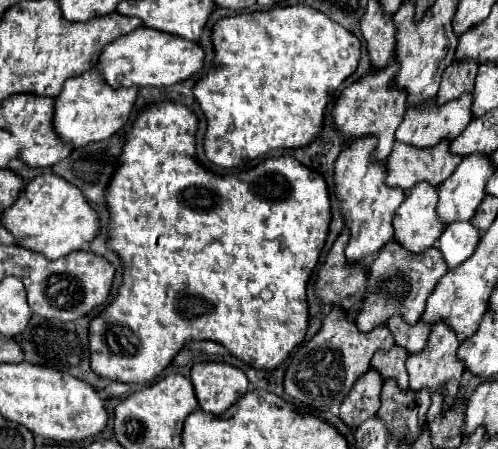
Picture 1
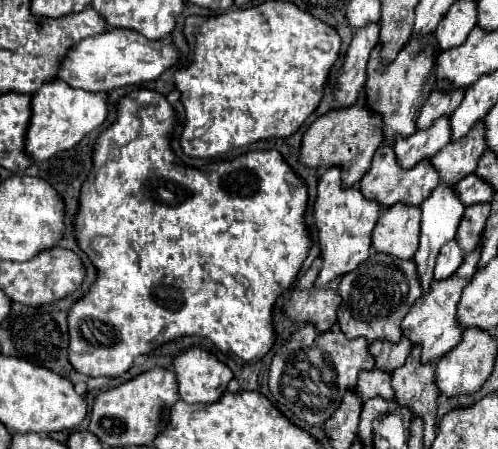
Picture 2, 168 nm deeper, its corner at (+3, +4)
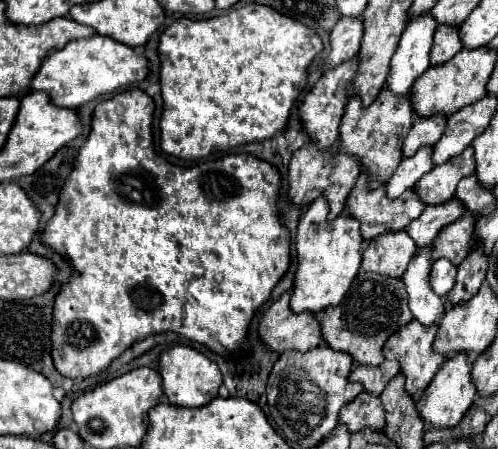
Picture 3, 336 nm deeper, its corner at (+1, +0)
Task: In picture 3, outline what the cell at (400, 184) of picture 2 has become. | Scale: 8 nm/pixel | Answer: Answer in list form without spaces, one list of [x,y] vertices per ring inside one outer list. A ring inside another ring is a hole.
[[[362,172],[362,174],[358,176],[356,184],[354,184],[354,190],[350,192],[350,196],[348,196],[348,200],[346,200],[348,214],[360,220],[360,228],[362,228],[364,240],[376,238],[376,236],[380,236],[384,230],[402,230],[402,228],[406,228],[406,224],[410,224],[412,220],[416,220],[416,218],[424,212],[426,204],[422,204],[420,196],[418,196],[418,192],[416,192],[414,188],[408,188],[402,196],[398,196],[396,200],[390,200],[390,198],[386,196],[386,184],[378,186],[376,190],[368,190],[366,184],[370,184],[370,182],[366,182],[366,180],[368,180],[368,174]]]

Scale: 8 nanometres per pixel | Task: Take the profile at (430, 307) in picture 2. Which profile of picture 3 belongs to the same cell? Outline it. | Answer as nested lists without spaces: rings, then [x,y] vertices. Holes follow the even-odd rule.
[[[412,320],[410,324],[406,324],[398,332],[394,332],[390,336],[390,340],[386,342],[386,348],[384,348],[386,360],[398,360],[400,362],[400,370],[406,376],[406,392],[412,396],[420,394],[430,384],[430,380],[434,378],[438,368],[446,362],[446,356],[442,356],[434,350],[436,332],[438,332],[438,324],[424,326],[418,320]]]

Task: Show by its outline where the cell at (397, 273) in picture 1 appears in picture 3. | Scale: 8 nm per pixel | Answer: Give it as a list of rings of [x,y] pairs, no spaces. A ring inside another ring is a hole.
[[[364,272],[354,278],[350,292],[342,298],[342,304],[330,306],[320,312],[320,324],[324,332],[324,340],[334,350],[350,352],[356,364],[382,364],[384,358],[384,344],[386,340],[410,322],[414,316],[410,314],[408,300],[406,300],[406,286],[402,278],[390,278],[376,272]]]

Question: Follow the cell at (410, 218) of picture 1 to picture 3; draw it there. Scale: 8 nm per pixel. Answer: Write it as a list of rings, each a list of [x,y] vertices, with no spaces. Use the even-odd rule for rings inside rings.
[[[386,230],[364,246],[362,268],[384,276],[402,276],[414,254],[416,246],[406,230]]]

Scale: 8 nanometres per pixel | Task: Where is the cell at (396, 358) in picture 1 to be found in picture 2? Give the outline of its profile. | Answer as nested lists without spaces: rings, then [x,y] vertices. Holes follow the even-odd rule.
[[[380,370],[360,372],[354,392],[356,392],[356,396],[360,396],[360,402],[370,400],[372,396],[392,400],[394,392],[392,392],[392,386],[390,386],[390,372],[380,372]]]

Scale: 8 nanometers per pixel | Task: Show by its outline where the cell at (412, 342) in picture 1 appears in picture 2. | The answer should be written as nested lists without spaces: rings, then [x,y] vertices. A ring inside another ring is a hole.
[[[402,338],[398,344],[390,344],[390,342],[380,342],[376,340],[374,344],[370,344],[370,354],[376,360],[374,368],[380,368],[384,372],[392,372],[396,368],[400,368],[406,360],[406,356],[410,354],[412,344]]]

